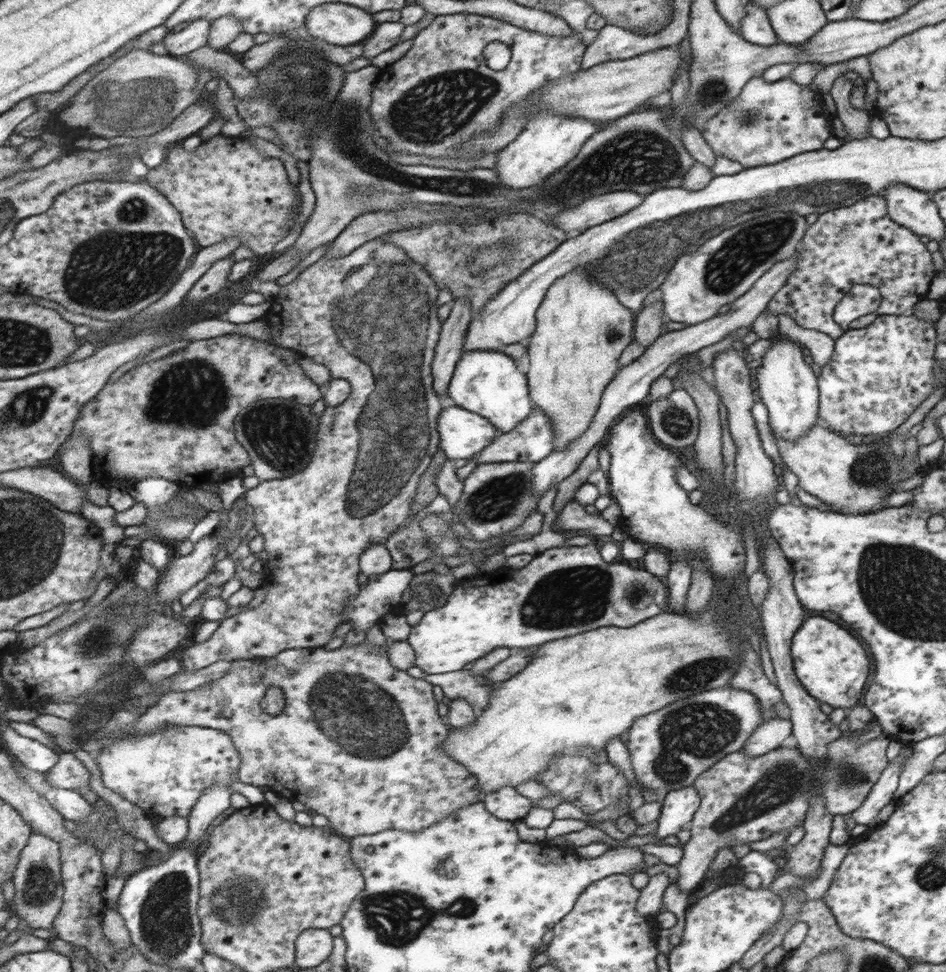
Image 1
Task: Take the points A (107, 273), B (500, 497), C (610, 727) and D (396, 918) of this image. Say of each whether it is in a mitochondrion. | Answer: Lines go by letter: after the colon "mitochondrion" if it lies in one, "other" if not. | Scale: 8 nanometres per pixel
A: mitochondrion
B: mitochondrion
C: other
D: mitochondrion

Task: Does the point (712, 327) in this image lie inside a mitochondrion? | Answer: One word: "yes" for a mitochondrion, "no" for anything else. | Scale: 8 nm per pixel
no

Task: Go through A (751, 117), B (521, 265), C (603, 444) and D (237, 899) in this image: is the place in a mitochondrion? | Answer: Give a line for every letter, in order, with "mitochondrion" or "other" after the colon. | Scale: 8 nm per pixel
A: mitochondrion
B: other
C: other
D: mitochondrion

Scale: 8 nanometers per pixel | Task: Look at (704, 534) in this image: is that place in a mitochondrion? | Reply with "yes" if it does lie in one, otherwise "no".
no

